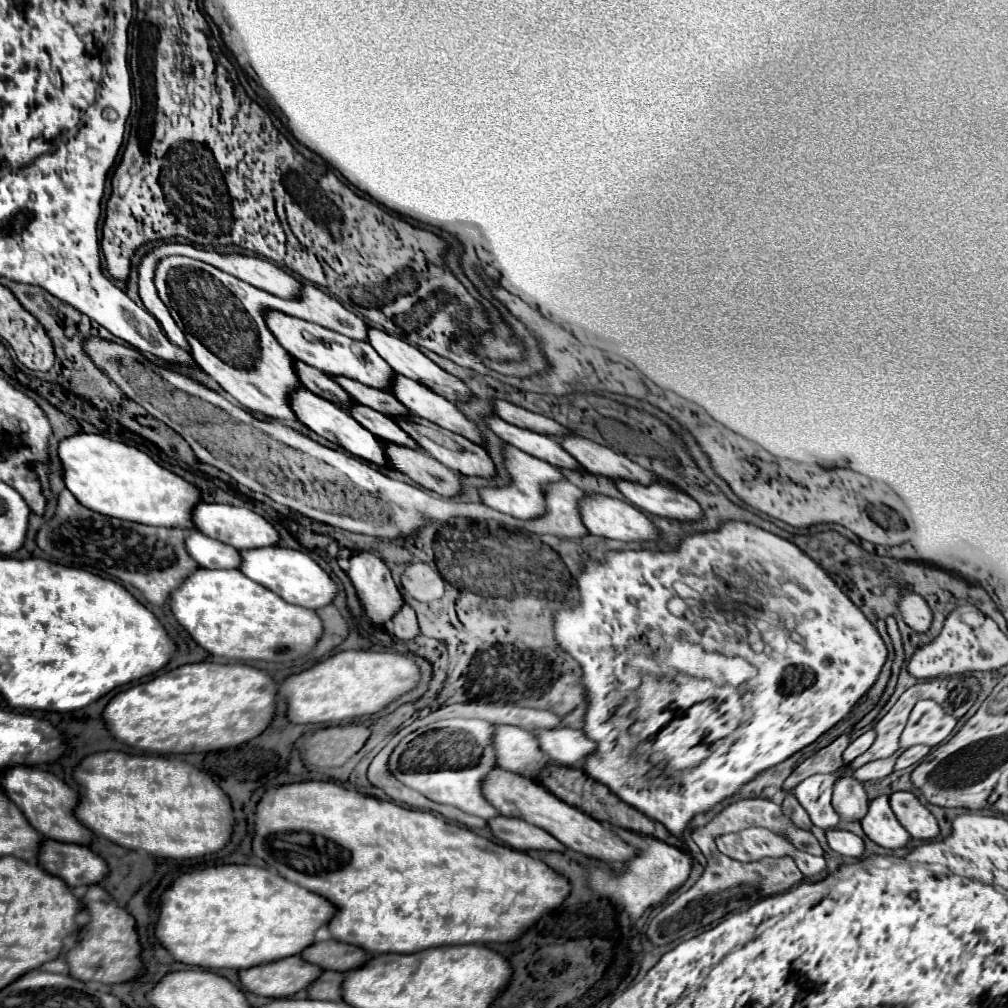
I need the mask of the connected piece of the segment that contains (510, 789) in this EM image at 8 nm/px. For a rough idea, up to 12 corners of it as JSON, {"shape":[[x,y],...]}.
{"shape":[[494,766],[482,794],[502,816],[604,862],[636,854],[532,776]]}

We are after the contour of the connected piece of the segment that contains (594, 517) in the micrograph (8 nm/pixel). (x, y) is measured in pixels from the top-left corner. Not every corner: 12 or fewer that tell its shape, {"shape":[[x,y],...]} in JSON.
{"shape":[[588,492],[578,500],[590,534],[640,542],[658,538],[626,500]]}

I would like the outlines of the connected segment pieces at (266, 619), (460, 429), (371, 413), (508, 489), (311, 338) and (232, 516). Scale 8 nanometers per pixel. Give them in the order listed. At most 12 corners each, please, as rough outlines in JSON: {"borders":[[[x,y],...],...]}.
{"borders":[[[194,570],[170,592],[214,656],[288,662],[322,634],[312,610],[240,570]],[[396,374],[396,396],[410,414],[480,444],[476,422],[452,402]],[[362,404],[346,410],[374,436],[416,448],[396,422]],[[502,446],[508,486],[478,488],[482,502],[516,518],[544,512],[542,484],[552,464]],[[280,310],[280,346],[326,374],[390,390],[394,370],[368,342]],[[196,504],[194,530],[236,550],[278,542],[248,508]]]}

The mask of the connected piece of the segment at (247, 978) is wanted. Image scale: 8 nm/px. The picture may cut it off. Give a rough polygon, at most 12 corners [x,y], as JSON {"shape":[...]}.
{"shape":[[300,956],[238,970],[254,994],[286,998],[322,972]]}

